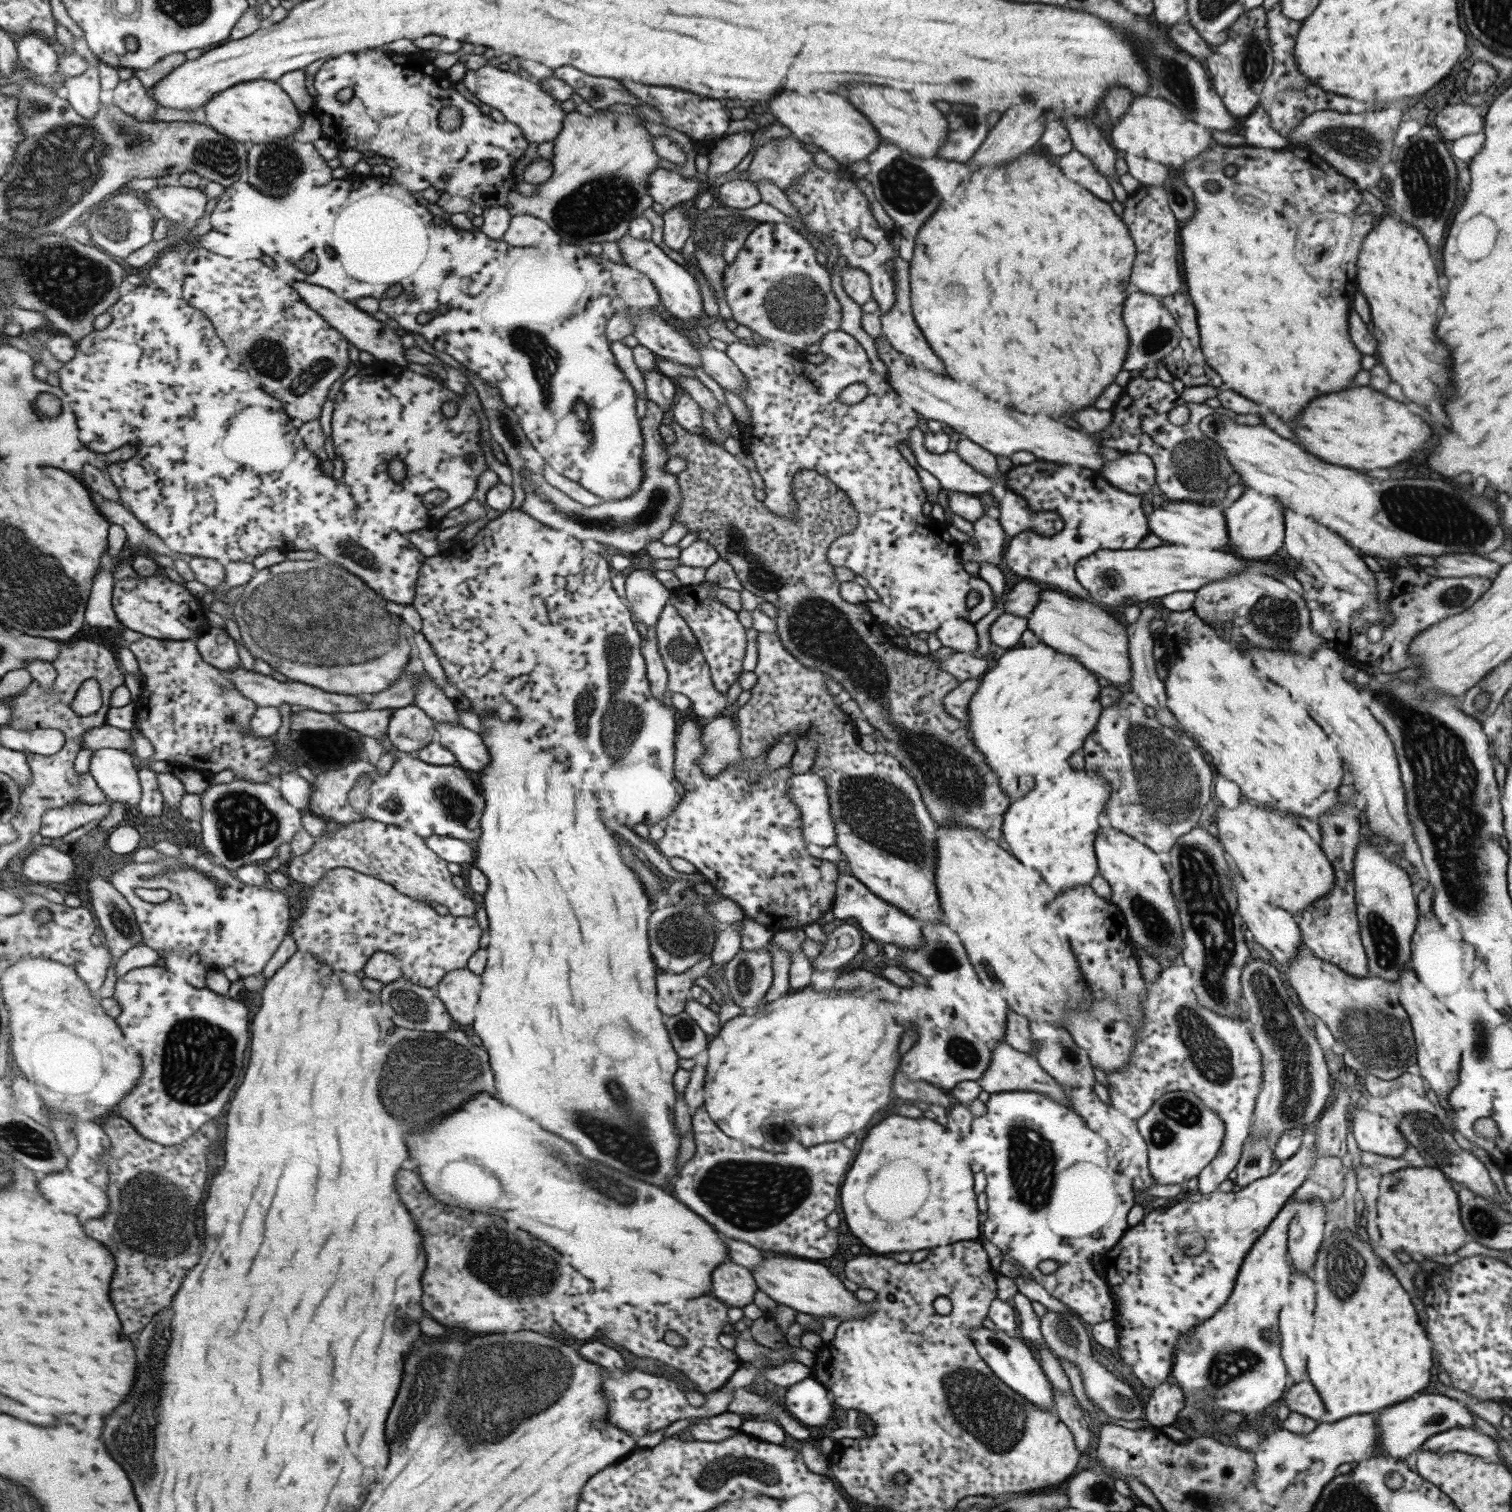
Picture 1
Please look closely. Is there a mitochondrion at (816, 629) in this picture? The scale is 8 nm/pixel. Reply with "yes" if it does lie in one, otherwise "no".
yes

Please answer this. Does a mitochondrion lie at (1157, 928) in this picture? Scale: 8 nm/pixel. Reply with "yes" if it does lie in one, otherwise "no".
yes

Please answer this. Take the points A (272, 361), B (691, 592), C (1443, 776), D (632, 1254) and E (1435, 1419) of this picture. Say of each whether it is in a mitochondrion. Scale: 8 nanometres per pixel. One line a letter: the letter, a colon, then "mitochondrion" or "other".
A: mitochondrion
B: other
C: mitochondrion
D: other
E: mitochondrion

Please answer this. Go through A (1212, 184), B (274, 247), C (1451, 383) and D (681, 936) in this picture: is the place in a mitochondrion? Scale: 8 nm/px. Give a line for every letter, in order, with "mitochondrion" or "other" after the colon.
A: mitochondrion
B: other
C: other
D: mitochondrion

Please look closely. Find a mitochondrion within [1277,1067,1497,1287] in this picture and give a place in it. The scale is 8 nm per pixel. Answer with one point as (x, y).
(1430, 1137)

